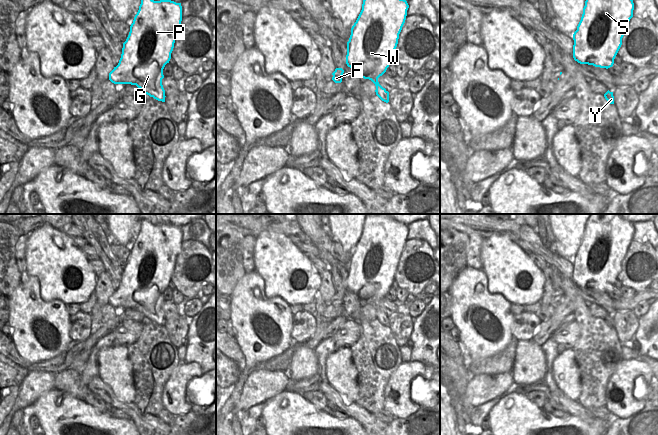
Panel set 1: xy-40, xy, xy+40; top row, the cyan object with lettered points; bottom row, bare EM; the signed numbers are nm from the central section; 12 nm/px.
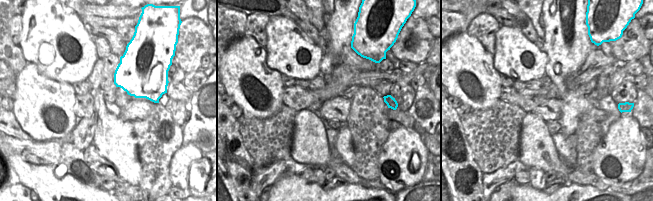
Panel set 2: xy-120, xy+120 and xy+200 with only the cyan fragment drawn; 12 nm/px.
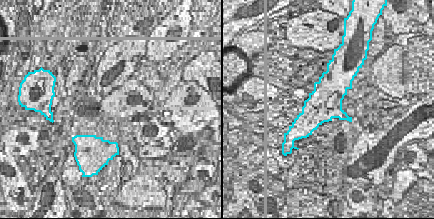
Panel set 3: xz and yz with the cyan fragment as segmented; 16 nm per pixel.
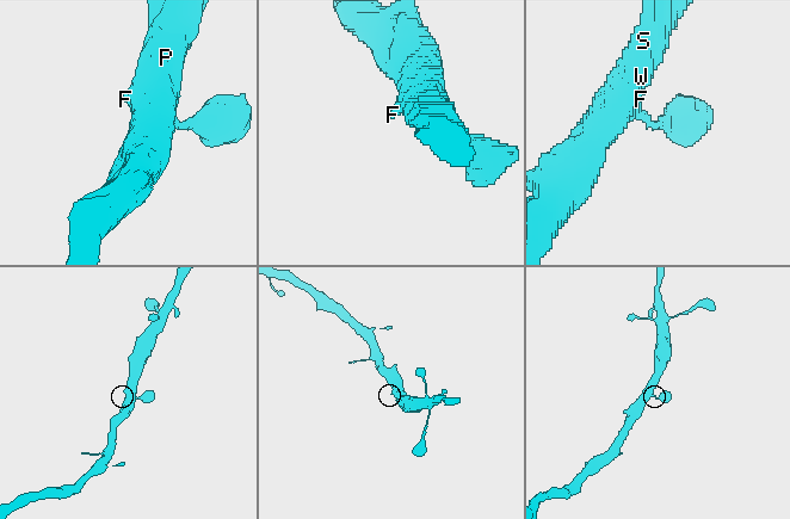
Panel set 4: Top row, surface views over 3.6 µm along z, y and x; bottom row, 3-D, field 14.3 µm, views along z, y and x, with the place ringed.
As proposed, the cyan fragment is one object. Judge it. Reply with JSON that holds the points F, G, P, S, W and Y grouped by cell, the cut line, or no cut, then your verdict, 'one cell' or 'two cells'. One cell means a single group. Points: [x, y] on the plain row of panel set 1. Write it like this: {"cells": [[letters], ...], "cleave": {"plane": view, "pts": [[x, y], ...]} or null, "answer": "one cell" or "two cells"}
{"cells": [["F", "G", "P", "S", "W", "Y"]], "cleave": null, "answer": "one cell"}

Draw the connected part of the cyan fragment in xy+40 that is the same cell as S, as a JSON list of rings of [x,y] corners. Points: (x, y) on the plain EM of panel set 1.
[[[591,214],[573,258],[574,284],[600,292],[612,291],[633,234],[633,223],[620,214]]]

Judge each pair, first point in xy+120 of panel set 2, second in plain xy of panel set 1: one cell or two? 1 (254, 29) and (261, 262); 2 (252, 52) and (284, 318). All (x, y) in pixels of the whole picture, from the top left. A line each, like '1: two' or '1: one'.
1: two
2: one

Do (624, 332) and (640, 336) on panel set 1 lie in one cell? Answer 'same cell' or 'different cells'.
different cells

